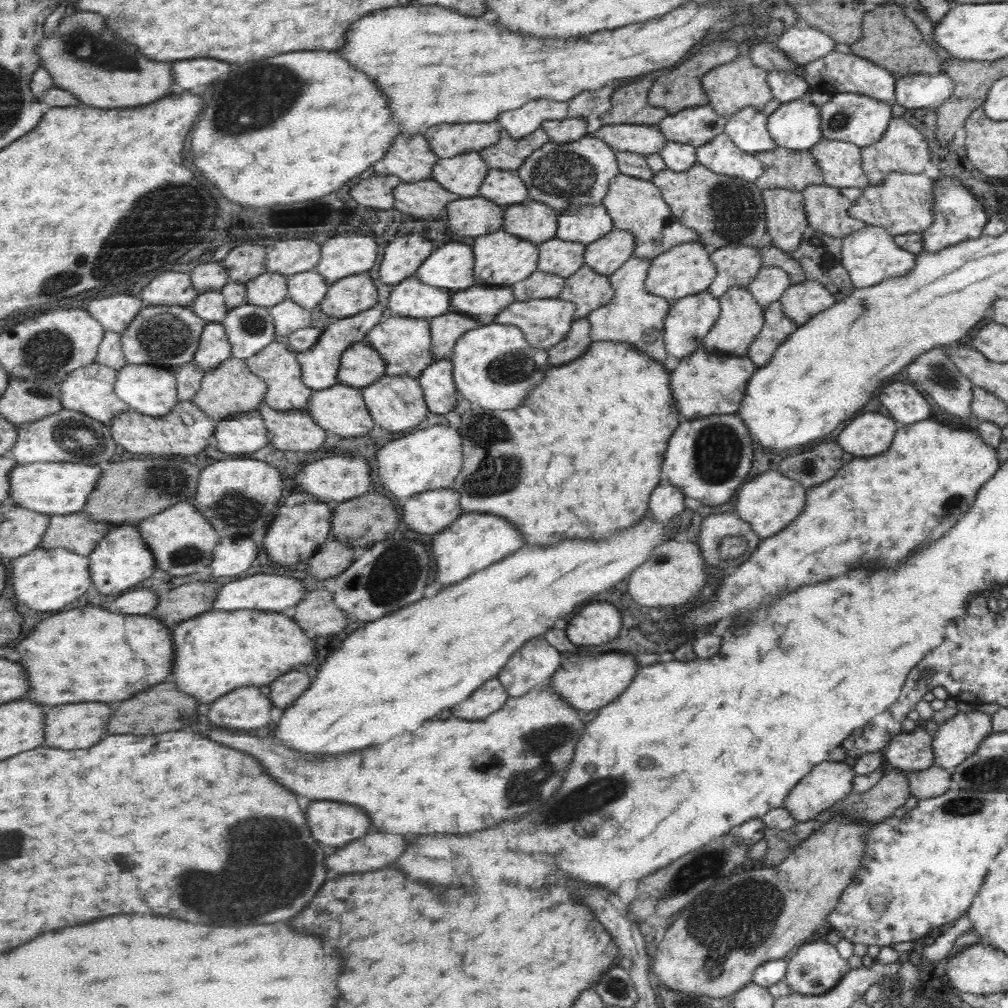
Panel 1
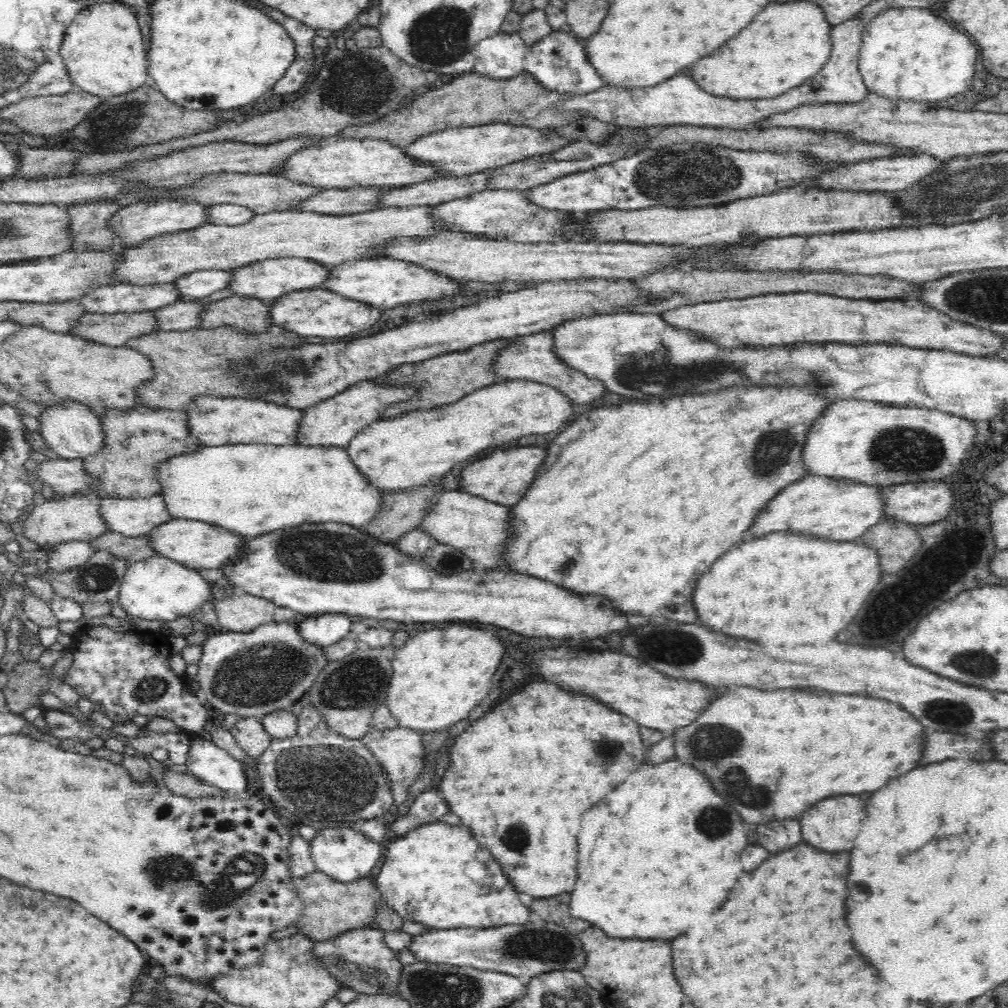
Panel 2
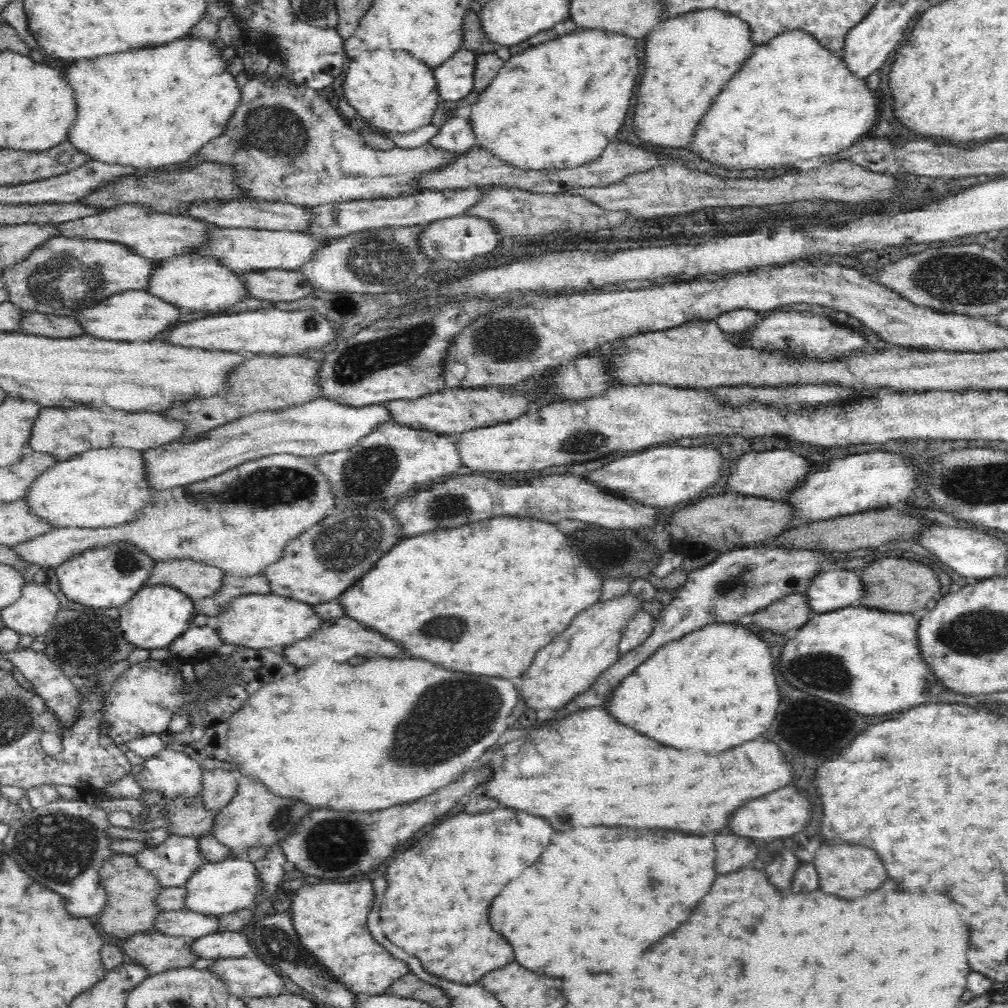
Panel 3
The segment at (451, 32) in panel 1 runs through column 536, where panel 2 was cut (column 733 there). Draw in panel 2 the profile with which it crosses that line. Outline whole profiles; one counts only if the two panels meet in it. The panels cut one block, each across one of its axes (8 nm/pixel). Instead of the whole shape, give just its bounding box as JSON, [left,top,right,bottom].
[692,2,830,100]

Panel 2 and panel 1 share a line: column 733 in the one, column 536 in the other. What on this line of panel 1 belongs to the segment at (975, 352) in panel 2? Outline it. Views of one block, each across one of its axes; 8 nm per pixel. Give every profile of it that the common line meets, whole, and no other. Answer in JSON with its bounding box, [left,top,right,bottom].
[497,298,575,350]

